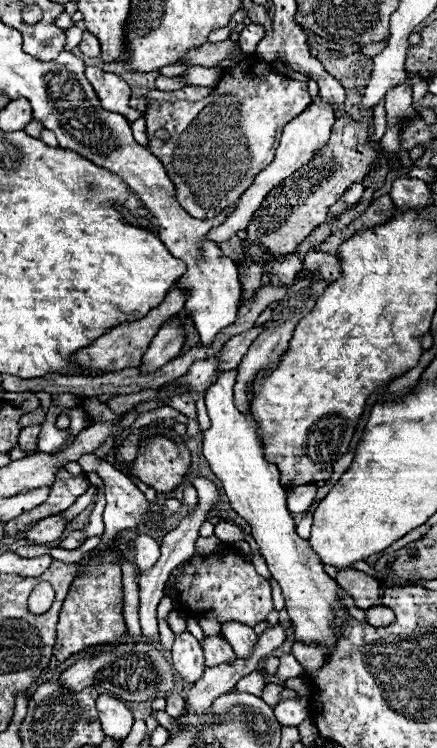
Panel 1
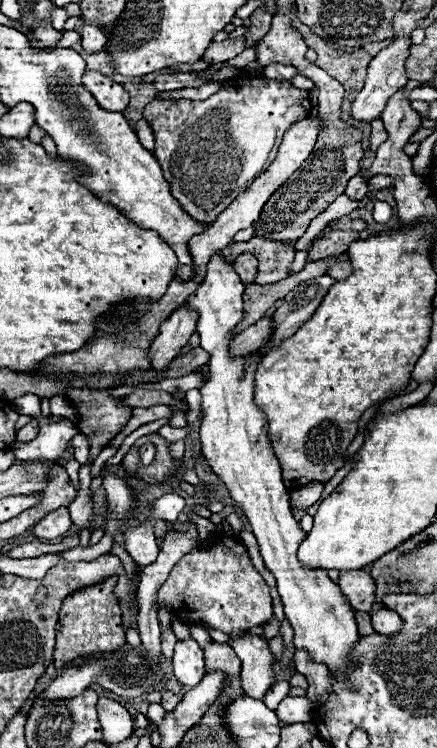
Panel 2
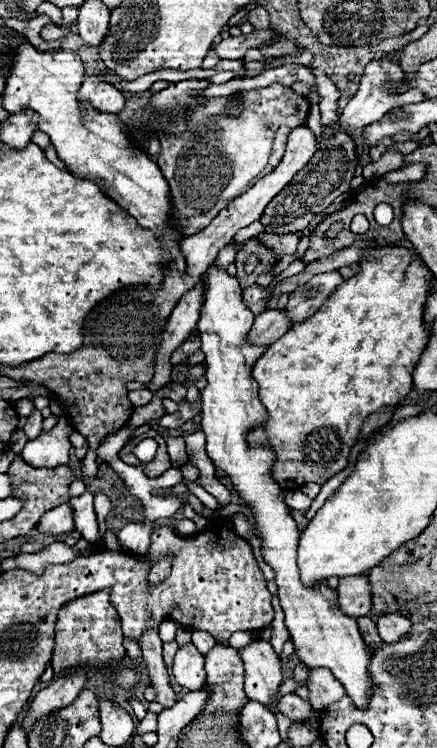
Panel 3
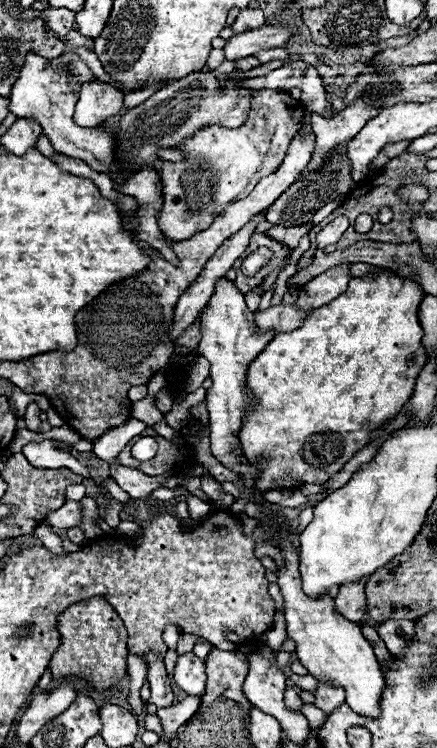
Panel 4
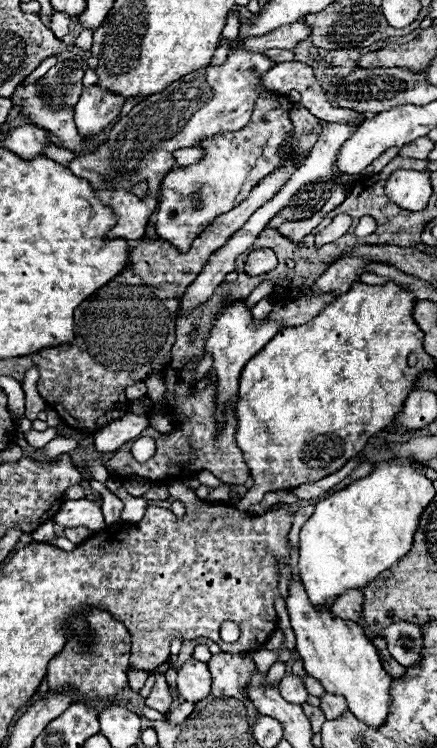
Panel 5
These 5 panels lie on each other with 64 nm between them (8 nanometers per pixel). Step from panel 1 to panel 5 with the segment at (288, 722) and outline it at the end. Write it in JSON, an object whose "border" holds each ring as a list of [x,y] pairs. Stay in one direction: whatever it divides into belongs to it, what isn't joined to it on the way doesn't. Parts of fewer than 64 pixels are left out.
{"border":[[[288,674],[282,678],[280,692],[282,692],[284,700],[290,704],[302,704],[302,702],[306,702],[306,696],[308,696],[302,678],[298,678],[294,674]]]}

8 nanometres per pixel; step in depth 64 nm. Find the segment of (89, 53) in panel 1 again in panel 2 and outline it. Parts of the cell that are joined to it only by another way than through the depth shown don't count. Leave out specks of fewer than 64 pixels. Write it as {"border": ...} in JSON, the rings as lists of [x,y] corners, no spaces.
{"border":[[[88,24],[82,26],[82,48],[86,52],[96,54],[104,48],[104,44],[106,44],[106,32],[102,28],[88,26]]]}

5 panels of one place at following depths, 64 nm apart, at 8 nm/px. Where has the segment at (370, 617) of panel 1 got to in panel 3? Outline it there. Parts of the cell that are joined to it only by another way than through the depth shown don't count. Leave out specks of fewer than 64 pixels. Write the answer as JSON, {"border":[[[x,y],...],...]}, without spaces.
{"border":[[[382,614],[376,620],[378,626],[378,634],[386,644],[394,644],[400,638],[404,638],[404,634],[408,634],[410,630],[410,620],[406,620],[404,616],[398,614]]]}

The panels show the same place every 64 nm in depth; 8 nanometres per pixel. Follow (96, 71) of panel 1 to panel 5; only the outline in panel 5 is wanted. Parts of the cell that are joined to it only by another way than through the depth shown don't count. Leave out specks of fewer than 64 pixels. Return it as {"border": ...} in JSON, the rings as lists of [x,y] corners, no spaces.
{"border":[[[98,84],[86,86],[78,104],[74,106],[74,122],[82,136],[92,138],[120,114],[122,104],[124,100],[116,92],[100,88]]]}

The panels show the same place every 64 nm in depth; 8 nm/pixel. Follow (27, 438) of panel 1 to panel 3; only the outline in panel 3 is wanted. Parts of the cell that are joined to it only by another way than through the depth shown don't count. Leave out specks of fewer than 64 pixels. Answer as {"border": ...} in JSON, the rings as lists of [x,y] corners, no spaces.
{"border":[[[34,410],[30,416],[28,416],[28,422],[26,422],[26,426],[22,428],[22,432],[28,436],[28,440],[32,440],[32,438],[36,438],[40,432],[42,432],[42,414],[38,412],[38,410]]]}

